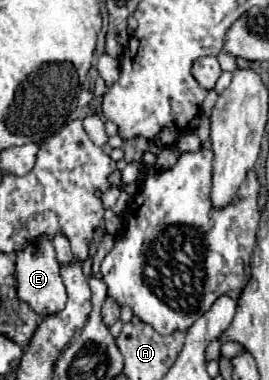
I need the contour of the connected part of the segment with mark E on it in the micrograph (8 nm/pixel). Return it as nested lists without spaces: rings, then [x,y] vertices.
[[[38,240],[30,248],[16,254],[16,278],[18,278],[18,298],[28,302],[30,308],[40,318],[56,314],[66,306],[68,296],[60,276],[60,262],[56,258],[56,250],[50,240]]]

